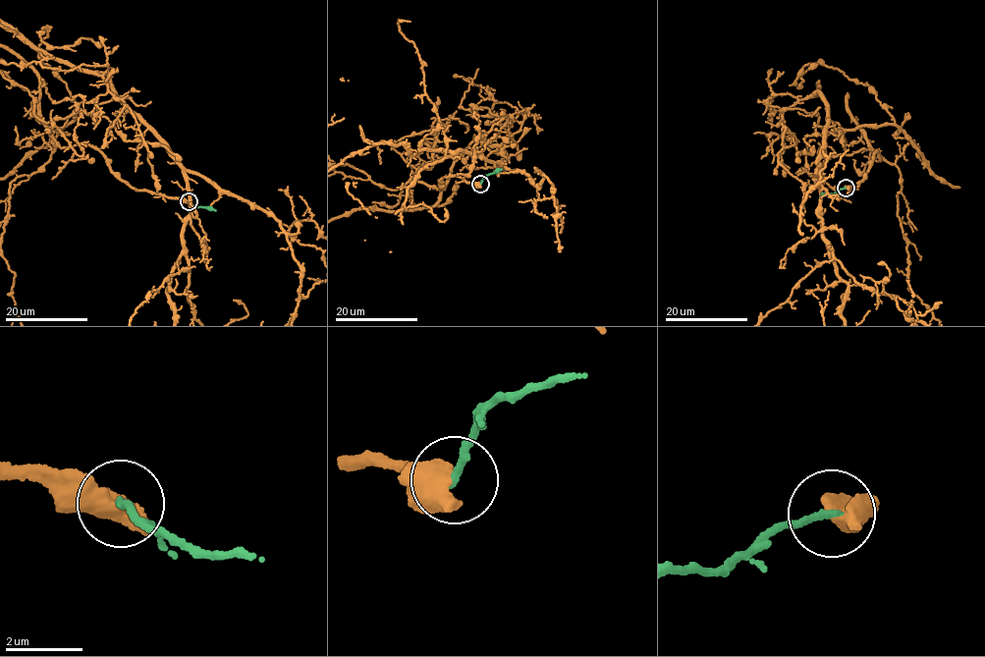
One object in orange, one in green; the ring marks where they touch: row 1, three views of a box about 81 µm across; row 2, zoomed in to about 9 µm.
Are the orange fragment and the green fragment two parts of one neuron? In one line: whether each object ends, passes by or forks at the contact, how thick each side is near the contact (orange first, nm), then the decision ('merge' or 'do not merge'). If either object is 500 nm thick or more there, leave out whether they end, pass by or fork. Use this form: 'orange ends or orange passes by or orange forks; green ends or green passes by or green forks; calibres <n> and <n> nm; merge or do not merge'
calibres 700 and 200 nm; do not merge

